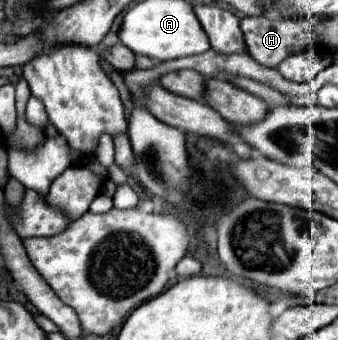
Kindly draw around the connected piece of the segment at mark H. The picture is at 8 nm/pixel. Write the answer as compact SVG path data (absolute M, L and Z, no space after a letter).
M245 17L241 21L249 55L265 65L277 67L285 57L307 51L309 33L307 23L285 17Z

